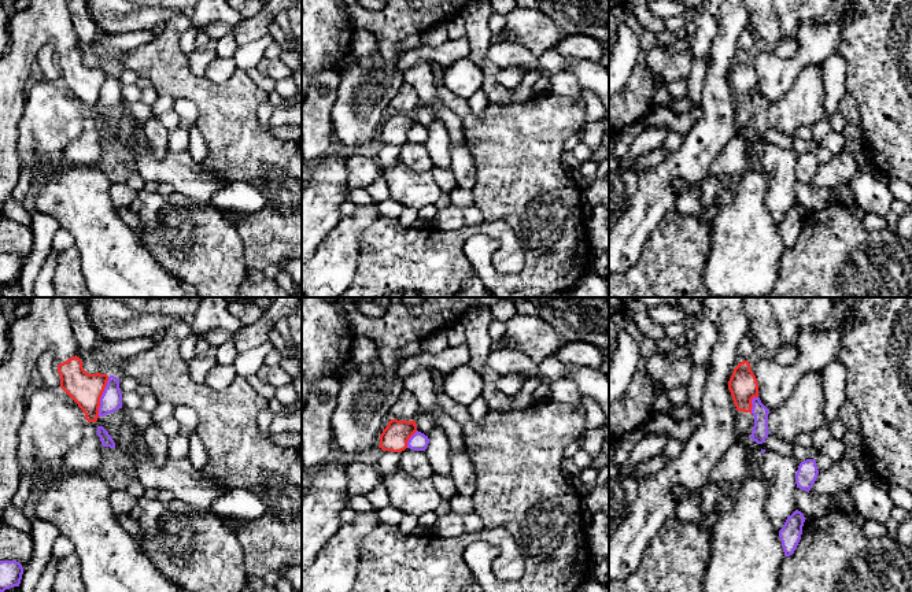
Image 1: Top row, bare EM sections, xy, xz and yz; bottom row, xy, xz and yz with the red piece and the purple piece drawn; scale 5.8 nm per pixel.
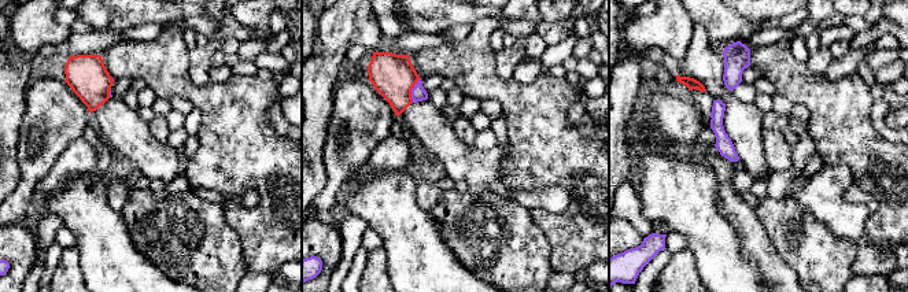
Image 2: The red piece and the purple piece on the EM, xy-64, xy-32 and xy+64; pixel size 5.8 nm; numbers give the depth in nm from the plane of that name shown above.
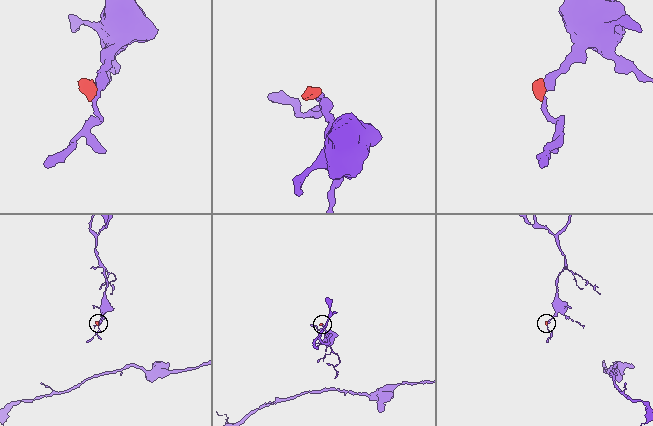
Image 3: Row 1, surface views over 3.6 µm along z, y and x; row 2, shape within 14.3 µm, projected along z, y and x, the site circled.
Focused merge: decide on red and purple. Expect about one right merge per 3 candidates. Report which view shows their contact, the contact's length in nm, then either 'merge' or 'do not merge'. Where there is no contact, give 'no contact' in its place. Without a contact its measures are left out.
meets red in xy; contact 240 nm long; do not merge

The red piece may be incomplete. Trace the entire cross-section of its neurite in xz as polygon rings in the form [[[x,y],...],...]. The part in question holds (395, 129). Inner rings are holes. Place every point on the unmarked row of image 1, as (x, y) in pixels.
[[[391,112],[380,127],[383,144],[402,145],[407,141],[409,132],[417,125],[416,114]]]

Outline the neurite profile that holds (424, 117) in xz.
[[[424,107],[417,108],[416,118],[417,118],[417,123],[424,126],[425,129],[429,129],[429,126],[435,121],[435,116],[433,116],[432,111],[429,111]]]

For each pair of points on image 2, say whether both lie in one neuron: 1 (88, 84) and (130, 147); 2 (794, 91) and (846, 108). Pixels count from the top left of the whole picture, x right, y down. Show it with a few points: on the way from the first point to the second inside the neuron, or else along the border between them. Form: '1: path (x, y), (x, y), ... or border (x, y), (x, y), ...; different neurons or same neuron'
1: path (96, 99), (126, 132); same neuron
2: path (807, 91), (816, 92), (834, 106); same neuron

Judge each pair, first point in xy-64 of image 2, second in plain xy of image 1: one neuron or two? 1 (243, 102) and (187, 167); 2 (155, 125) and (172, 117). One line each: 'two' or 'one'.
1: two
2: two

